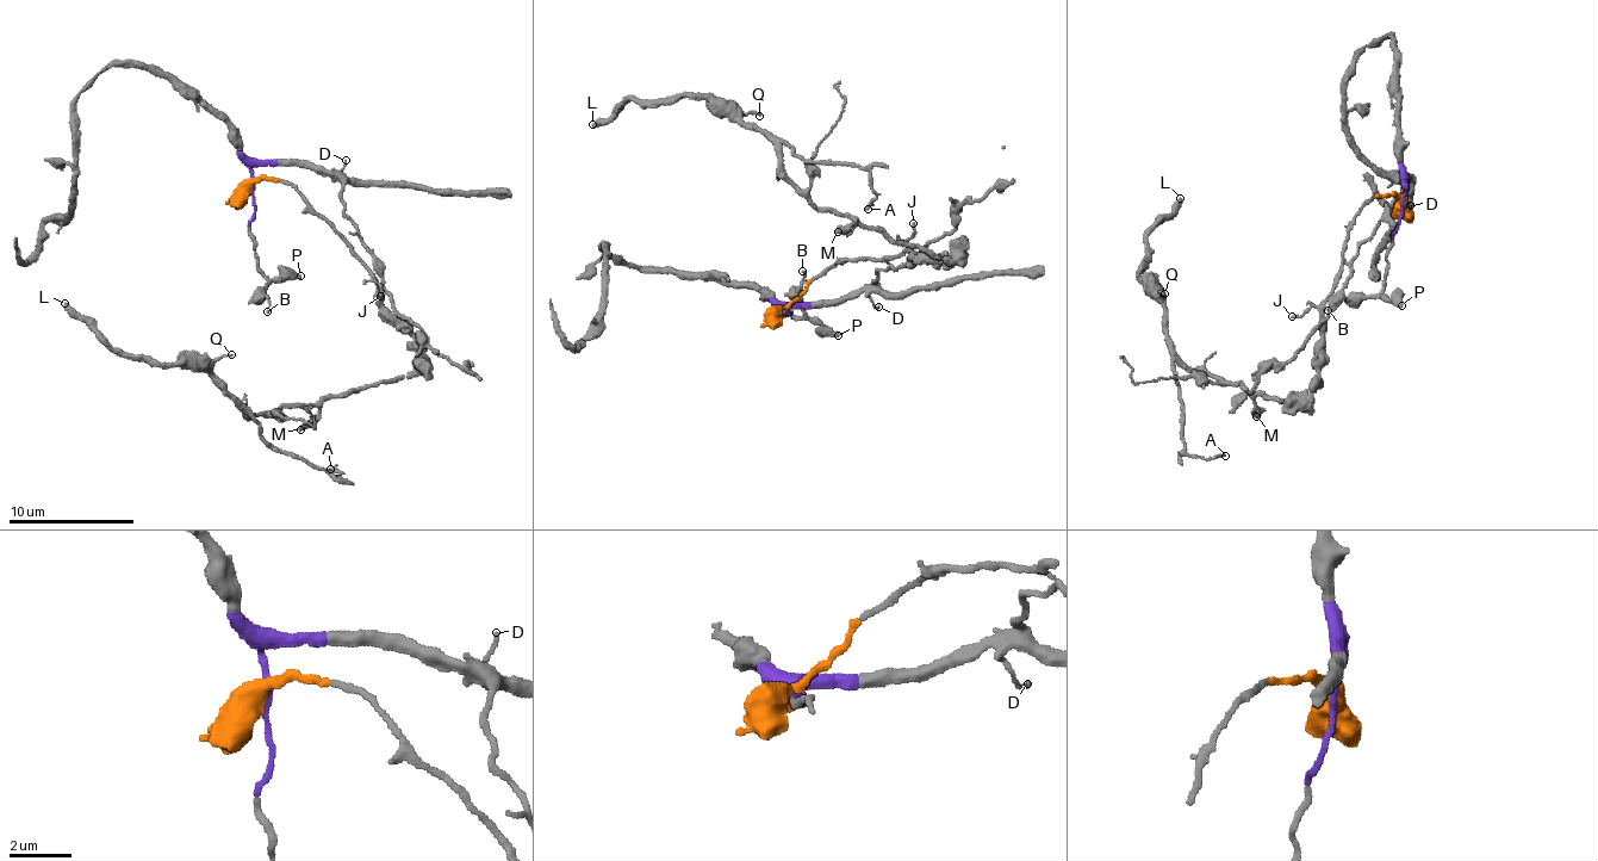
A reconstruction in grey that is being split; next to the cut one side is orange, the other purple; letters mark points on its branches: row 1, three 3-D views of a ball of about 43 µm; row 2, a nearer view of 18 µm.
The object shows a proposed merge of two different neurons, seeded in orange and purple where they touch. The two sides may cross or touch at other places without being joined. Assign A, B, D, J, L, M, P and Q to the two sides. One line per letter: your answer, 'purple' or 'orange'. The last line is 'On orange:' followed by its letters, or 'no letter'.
A: orange
B: purple
D: purple
J: orange
L: orange
M: orange
P: purple
Q: orange
On orange: A, J, L, M, Q

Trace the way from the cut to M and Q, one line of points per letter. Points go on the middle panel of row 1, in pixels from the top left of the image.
M: (788, 310), (845, 261), (881, 262), (911, 253), (911, 260), (951, 261), (891, 245), (855, 221), (837, 231)
Q: (788, 310), (845, 261), (951, 256), (824, 211), (742, 119), (760, 116)

